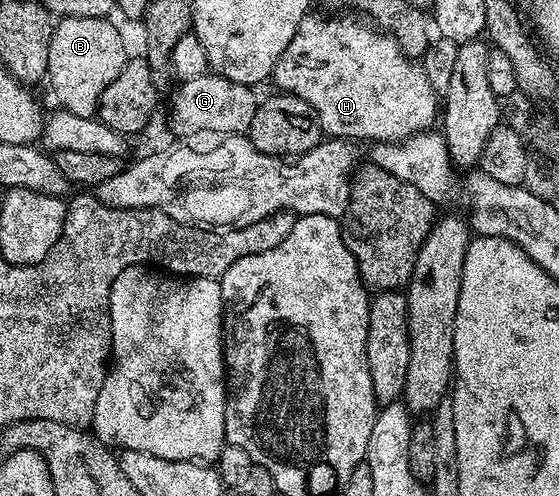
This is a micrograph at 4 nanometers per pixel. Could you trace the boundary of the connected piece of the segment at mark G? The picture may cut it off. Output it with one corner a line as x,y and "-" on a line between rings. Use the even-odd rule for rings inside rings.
209,74
190,78
179,85
172,100
172,128
177,137
192,138
199,132
220,132
219,134
247,133
250,122
254,122
258,96
246,84
230,82
226,78

